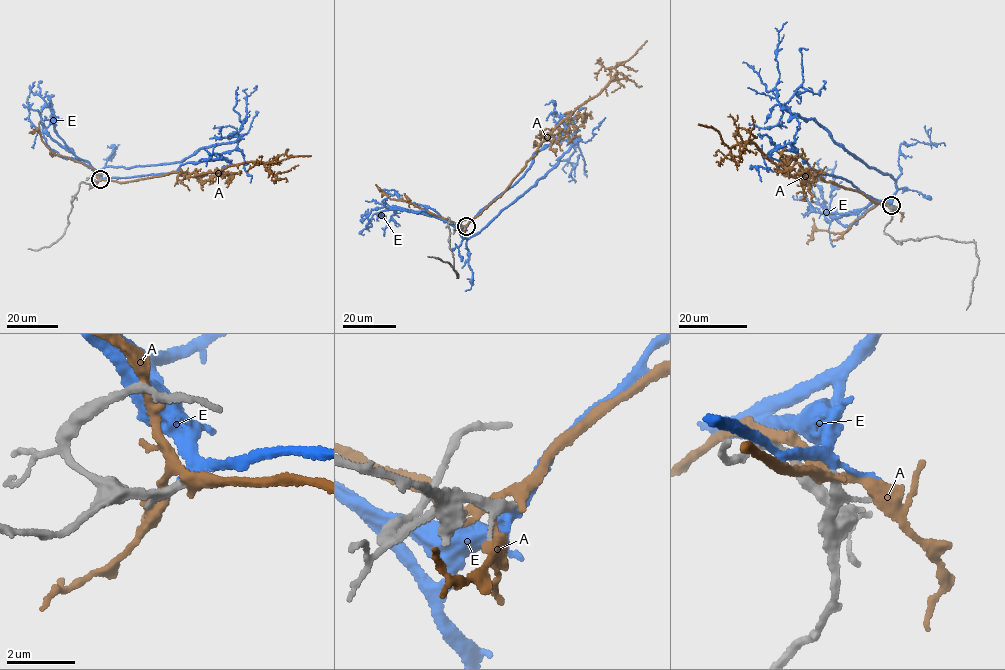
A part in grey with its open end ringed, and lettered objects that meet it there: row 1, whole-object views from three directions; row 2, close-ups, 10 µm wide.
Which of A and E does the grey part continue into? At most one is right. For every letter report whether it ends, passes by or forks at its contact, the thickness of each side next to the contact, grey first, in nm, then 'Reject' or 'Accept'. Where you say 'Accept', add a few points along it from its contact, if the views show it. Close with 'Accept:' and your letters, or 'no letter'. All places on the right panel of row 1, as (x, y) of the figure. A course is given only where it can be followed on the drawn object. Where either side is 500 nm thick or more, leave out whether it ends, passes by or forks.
A: It forks there. Thickness 220 nm (grey) against 240 nm. Reject
E: It forks there. Thickness 200 nm (grey) against 240 nm. Accept. Its course: (891, 205), (894, 179), (833, 142), (813, 119), (782, 109), (775, 58), (778, 32), (787, 22)
Accept: E

